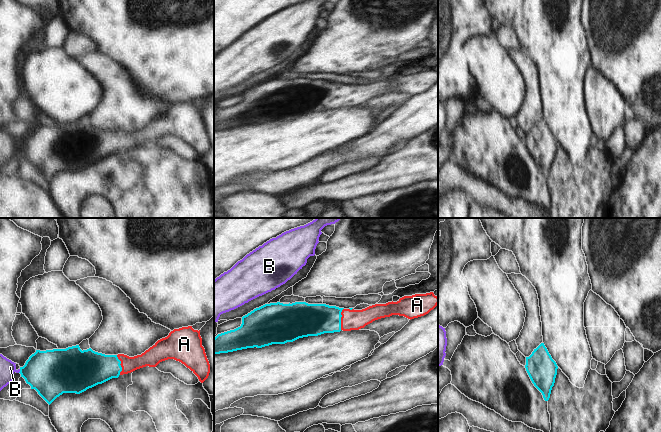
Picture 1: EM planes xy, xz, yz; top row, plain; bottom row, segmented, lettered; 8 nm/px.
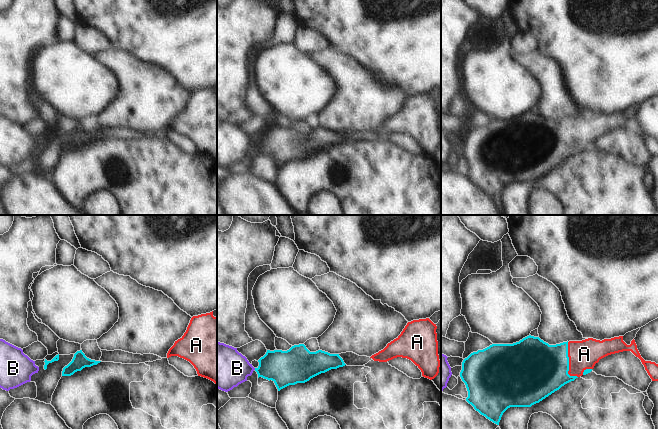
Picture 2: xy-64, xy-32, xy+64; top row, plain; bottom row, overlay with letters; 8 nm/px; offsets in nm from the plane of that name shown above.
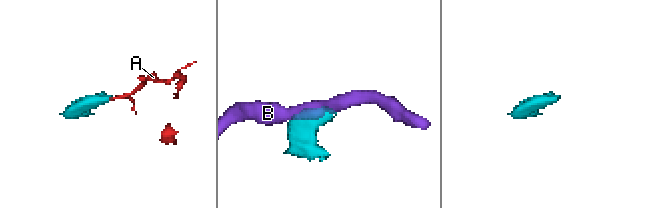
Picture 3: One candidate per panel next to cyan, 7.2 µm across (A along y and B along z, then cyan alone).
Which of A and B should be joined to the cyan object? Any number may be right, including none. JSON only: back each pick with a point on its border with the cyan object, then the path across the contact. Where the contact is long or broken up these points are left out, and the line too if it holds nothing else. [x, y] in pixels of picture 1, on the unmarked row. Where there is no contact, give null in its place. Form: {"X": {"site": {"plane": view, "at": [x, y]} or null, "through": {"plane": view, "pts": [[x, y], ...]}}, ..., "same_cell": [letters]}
{"A": {"site": {"plane": "xz", "at": [340, 95]}, "through": {"plane": "xz", "pts": [[309, 95], [340, 95], [352, 95]]}}, "same_cell": ["A"]}

